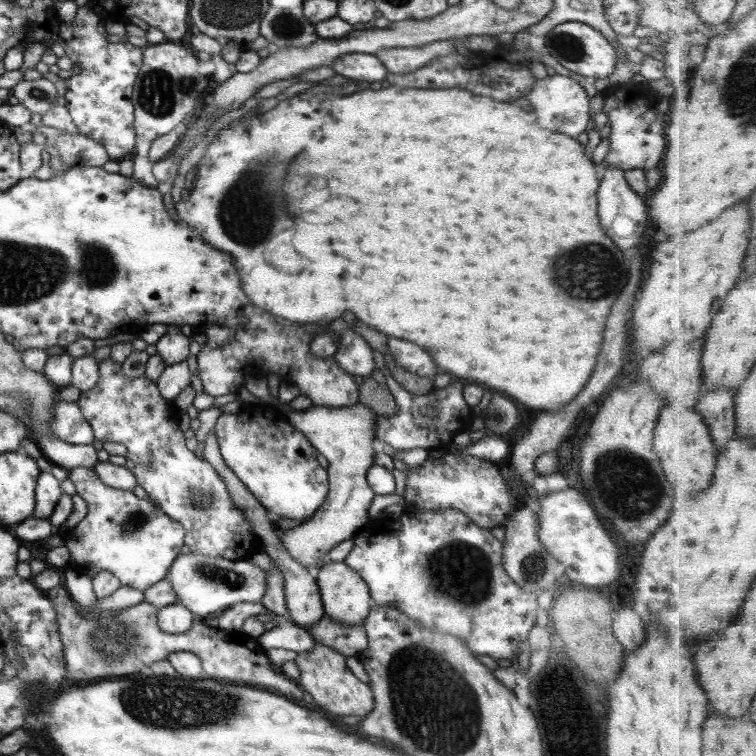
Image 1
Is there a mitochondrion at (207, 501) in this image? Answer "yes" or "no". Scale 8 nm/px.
yes

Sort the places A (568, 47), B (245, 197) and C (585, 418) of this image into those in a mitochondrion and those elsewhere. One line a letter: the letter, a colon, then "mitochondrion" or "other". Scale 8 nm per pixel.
A: mitochondrion
B: mitochondrion
C: other

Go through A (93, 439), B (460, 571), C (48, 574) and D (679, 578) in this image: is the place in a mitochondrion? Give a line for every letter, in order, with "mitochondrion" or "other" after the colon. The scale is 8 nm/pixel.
A: other
B: mitochondrion
C: other
D: other

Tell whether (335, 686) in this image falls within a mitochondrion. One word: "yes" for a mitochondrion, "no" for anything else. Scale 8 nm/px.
no

